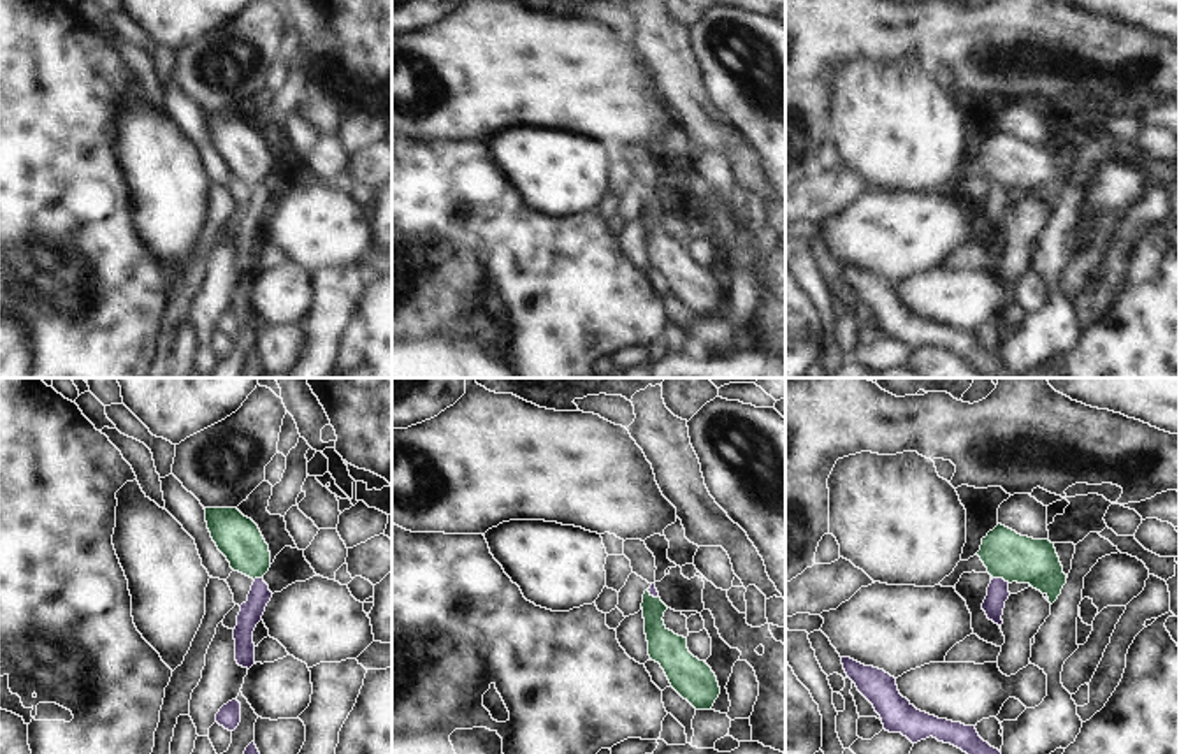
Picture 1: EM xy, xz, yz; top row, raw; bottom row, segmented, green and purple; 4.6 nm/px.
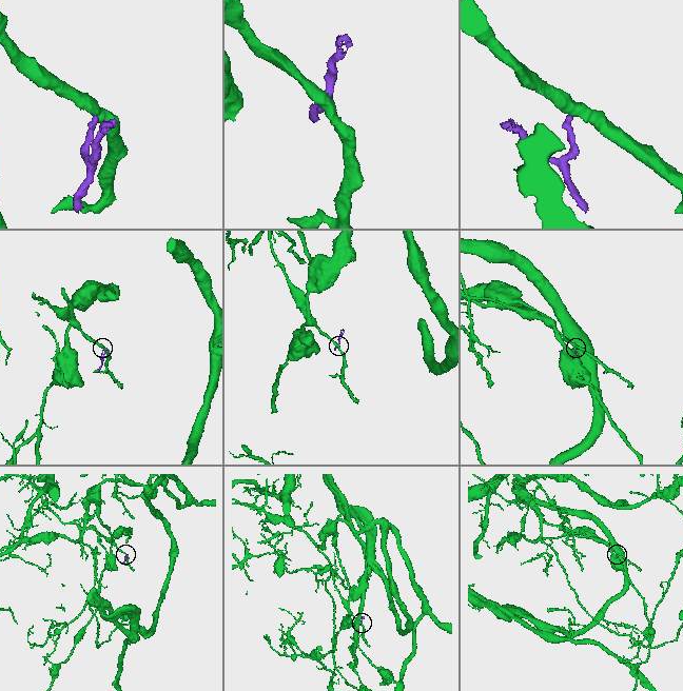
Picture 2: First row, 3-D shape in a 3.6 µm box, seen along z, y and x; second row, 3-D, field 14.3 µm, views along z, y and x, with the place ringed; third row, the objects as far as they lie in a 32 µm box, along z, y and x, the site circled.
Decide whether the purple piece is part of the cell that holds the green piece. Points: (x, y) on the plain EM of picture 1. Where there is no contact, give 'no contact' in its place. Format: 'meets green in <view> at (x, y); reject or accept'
meets green in yz at (1002, 183); reject

